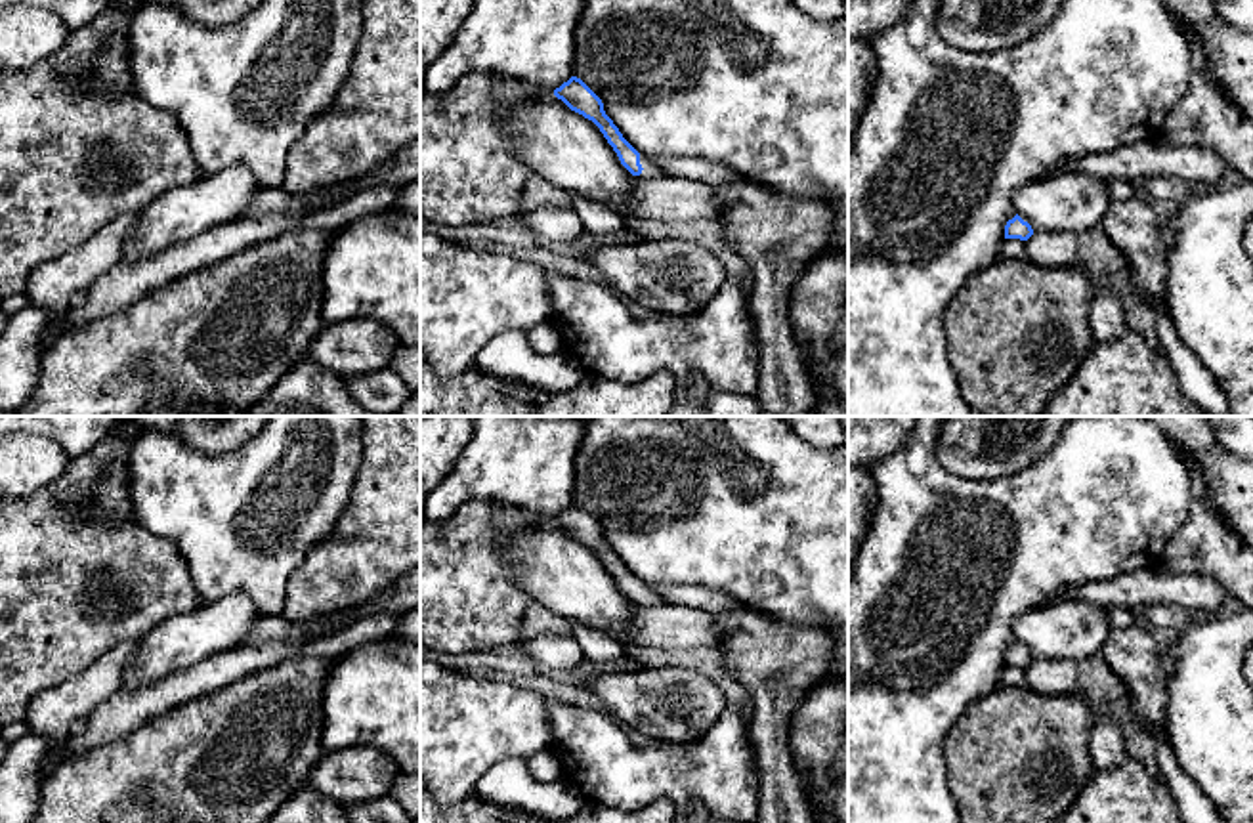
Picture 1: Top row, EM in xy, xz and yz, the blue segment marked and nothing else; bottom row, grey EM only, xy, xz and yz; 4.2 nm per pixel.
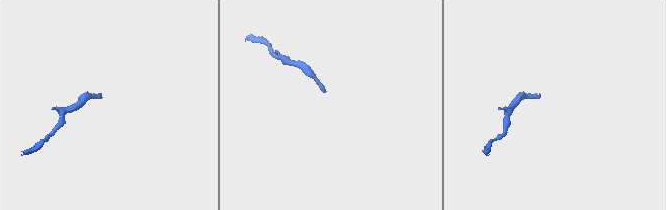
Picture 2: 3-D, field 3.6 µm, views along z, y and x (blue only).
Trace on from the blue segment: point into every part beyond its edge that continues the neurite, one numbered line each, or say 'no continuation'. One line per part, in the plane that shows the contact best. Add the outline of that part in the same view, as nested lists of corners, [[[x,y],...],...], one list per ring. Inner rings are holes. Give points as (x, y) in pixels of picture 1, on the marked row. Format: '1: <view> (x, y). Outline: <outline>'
1: xz (650, 168). Outline: [[[640,153],[640,164],[642,164],[642,174],[640,174],[640,178],[661,178],[661,176],[665,176],[659,168],[657,168],[657,164],[653,162],[653,158],[651,157],[648,157],[648,155],[642,155]]]

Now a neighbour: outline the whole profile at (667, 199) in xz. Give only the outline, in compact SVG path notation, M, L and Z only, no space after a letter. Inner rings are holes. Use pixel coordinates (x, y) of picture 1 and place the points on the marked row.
M632 176L628 208L640 220L716 223L726 206L712 185L676 176Z

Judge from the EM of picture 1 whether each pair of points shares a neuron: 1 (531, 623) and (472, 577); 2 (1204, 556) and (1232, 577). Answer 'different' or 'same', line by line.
1: different
2: same

